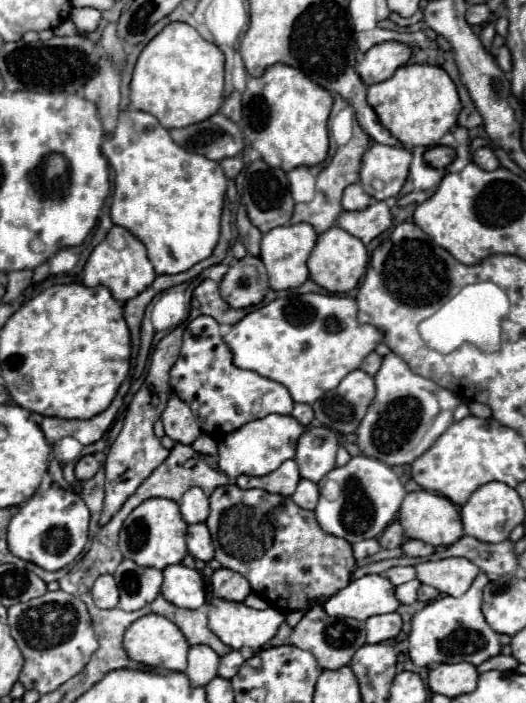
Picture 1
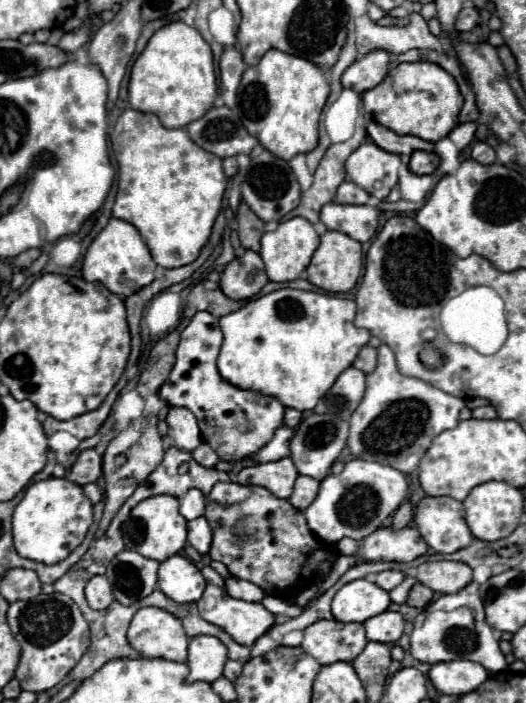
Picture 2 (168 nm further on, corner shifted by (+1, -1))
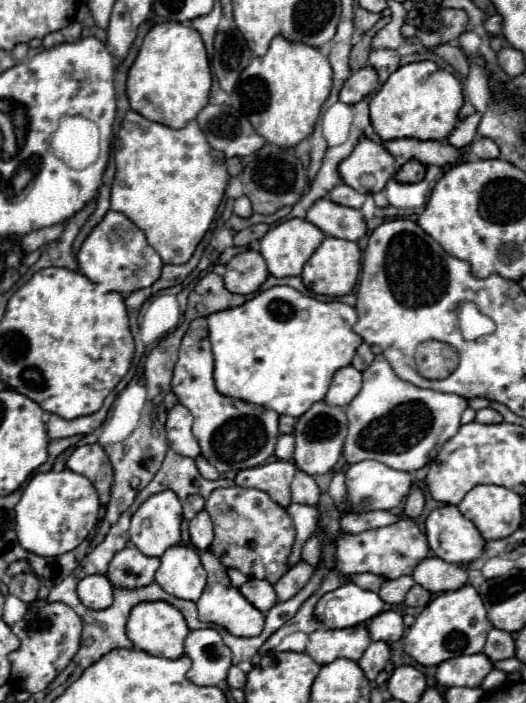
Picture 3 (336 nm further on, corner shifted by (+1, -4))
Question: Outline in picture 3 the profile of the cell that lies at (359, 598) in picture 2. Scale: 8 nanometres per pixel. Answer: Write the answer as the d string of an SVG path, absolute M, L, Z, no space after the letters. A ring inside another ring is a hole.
M346 583L318 599L314 605L314 617L326 629L346 629L376 617L382 607L384 601L378 597L378 593Z

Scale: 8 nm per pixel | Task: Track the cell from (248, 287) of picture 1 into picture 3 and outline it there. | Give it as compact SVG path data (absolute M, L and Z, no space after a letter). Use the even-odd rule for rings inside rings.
M246 249L236 257L232 257L230 263L226 265L224 285L232 293L248 295L248 293L256 293L260 285L266 281L266 277L268 277L268 269L264 257L254 249Z

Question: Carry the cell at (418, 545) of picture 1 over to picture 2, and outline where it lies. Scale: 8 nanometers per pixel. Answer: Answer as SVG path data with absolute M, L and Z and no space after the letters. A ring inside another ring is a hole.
M378 528L376 532L372 532L370 536L366 536L364 540L360 540L358 542L360 544L360 550L358 550L358 554L356 556L360 556L364 562L374 562L374 560L394 560L394 562L412 562L414 558L418 558L418 556L424 556L426 552L428 552L428 544L422 540L422 536L420 536L420 532L416 530L416 528L402 528L400 532L398 530L392 530L392 528Z

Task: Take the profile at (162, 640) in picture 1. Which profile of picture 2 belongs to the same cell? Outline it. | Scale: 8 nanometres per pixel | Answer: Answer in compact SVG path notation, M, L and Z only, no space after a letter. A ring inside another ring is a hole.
M140 608L130 622L128 642L144 658L186 662L188 636L180 620L162 608Z

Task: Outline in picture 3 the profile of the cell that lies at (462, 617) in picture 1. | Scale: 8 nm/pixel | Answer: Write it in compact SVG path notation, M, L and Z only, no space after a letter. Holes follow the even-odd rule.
M464 585L456 591L446 591L434 597L428 607L424 607L404 637L404 651L424 667L438 665L462 653L482 653L490 629L492 623L486 617L486 609L478 591L472 585Z

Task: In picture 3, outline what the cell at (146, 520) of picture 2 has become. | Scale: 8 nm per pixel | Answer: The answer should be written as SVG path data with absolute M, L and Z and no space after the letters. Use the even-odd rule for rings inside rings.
M160 491L146 499L132 517L130 541L148 557L160 557L168 547L180 543L180 523L182 523L182 503L174 491Z

